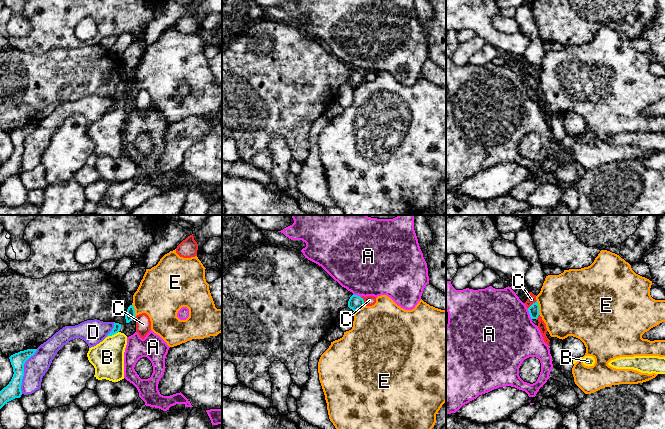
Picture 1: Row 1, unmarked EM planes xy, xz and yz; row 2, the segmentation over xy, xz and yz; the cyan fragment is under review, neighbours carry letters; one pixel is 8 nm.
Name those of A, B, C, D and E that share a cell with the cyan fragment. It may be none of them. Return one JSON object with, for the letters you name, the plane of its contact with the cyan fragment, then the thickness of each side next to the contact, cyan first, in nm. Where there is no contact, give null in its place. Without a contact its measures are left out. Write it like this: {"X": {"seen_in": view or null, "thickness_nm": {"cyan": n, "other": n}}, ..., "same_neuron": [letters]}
{"C": {"seen_in": "xz", "thickness_nm": {"cyan": 120, "other": 80}}, "same_neuron": ["C"]}

